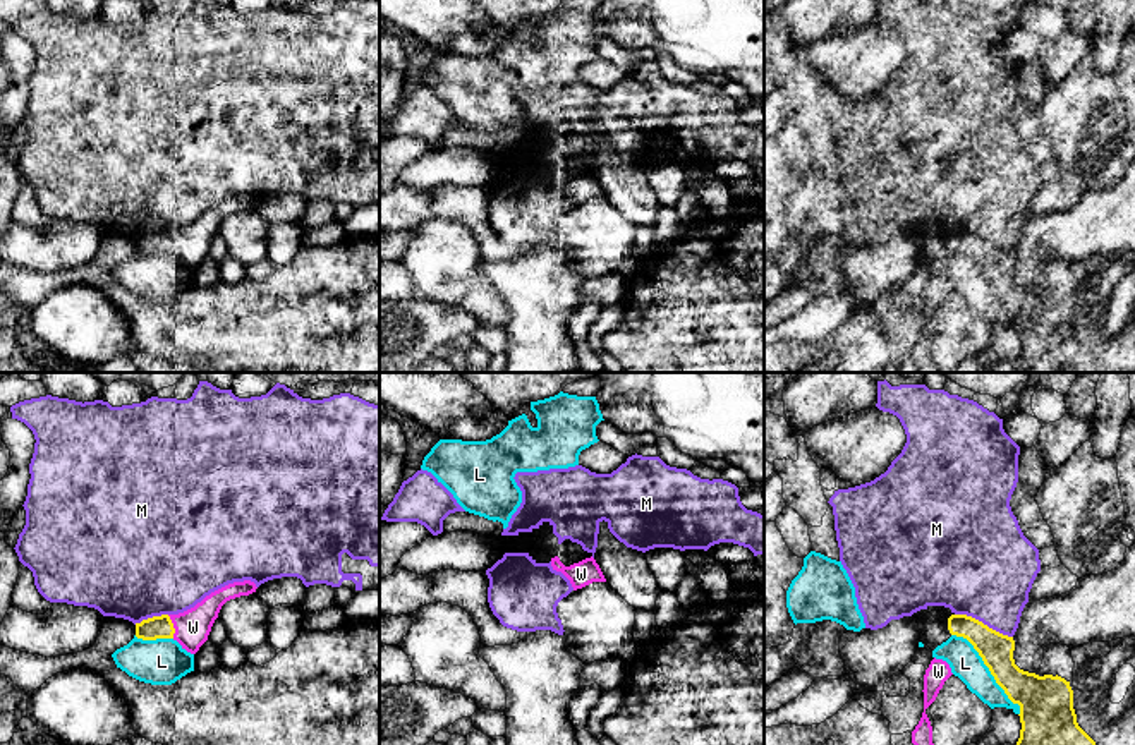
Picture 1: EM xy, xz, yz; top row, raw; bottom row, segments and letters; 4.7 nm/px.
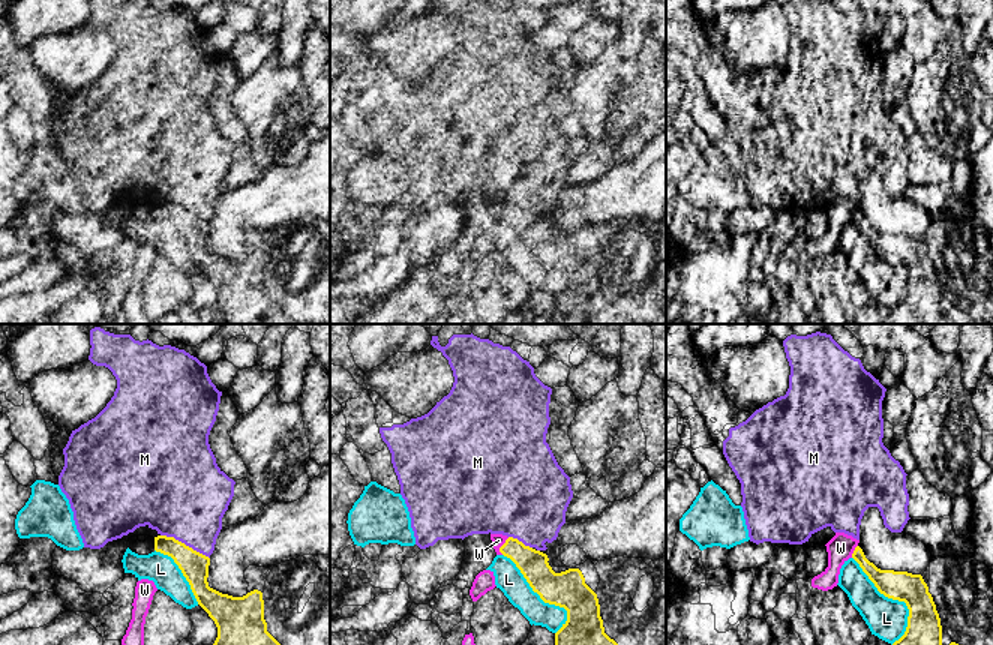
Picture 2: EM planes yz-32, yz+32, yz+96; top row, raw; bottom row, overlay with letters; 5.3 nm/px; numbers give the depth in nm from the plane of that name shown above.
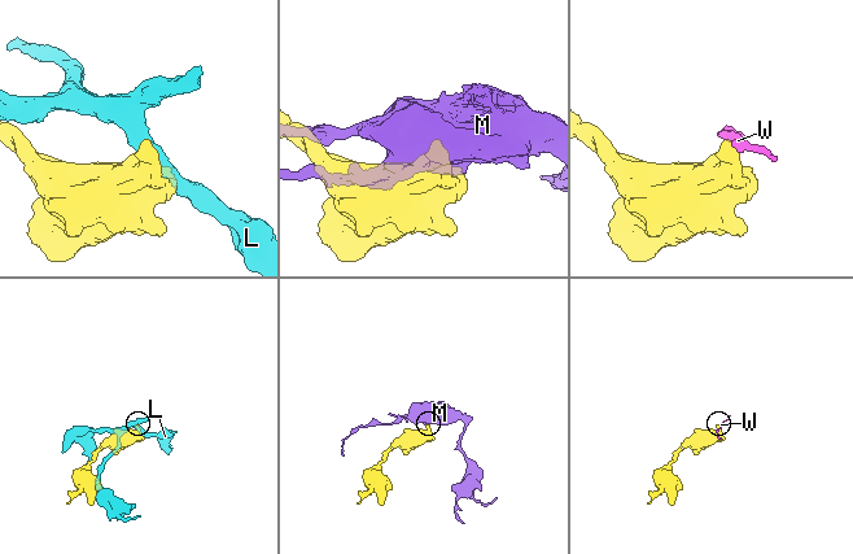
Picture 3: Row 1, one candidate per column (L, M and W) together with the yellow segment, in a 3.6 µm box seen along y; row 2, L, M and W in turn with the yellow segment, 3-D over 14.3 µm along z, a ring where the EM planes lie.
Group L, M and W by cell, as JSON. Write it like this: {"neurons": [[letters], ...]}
{"neurons": [["L"], ["M"], ["W"]]}

